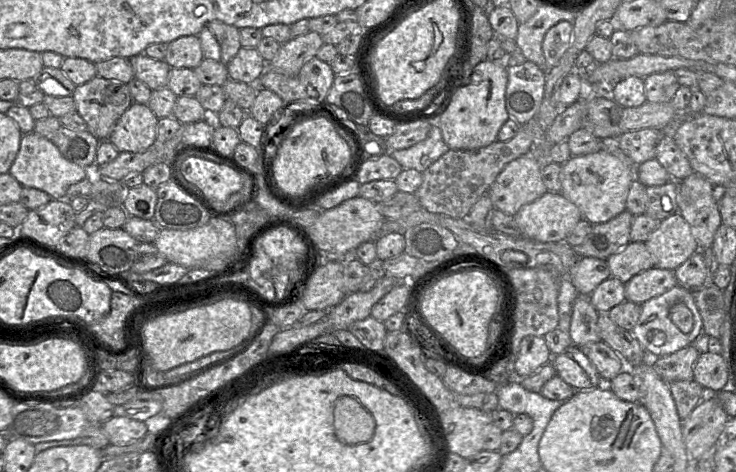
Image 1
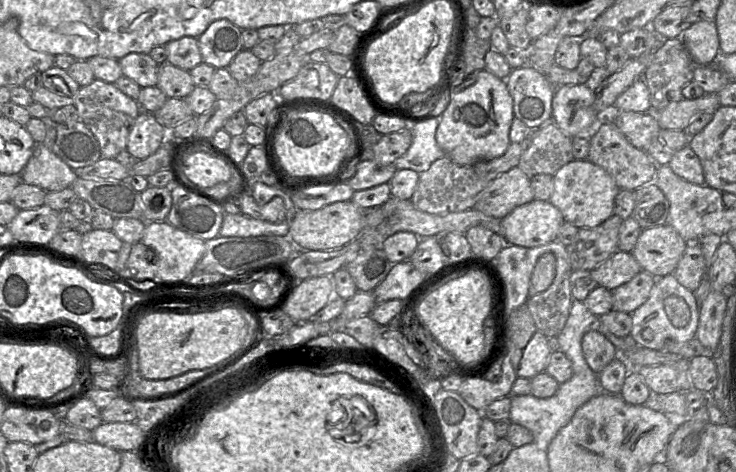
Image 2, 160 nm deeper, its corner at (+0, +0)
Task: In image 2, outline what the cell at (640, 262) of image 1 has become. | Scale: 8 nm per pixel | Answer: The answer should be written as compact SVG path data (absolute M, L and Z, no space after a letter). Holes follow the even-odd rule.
M618 250L590 274L598 286L612 291L630 281L640 271L642 268L631 252Z

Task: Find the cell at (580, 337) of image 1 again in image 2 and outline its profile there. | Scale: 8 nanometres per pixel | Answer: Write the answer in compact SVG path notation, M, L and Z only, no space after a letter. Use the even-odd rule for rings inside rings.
M598 331L585 333L581 345L587 364L596 374L620 355L615 346Z

